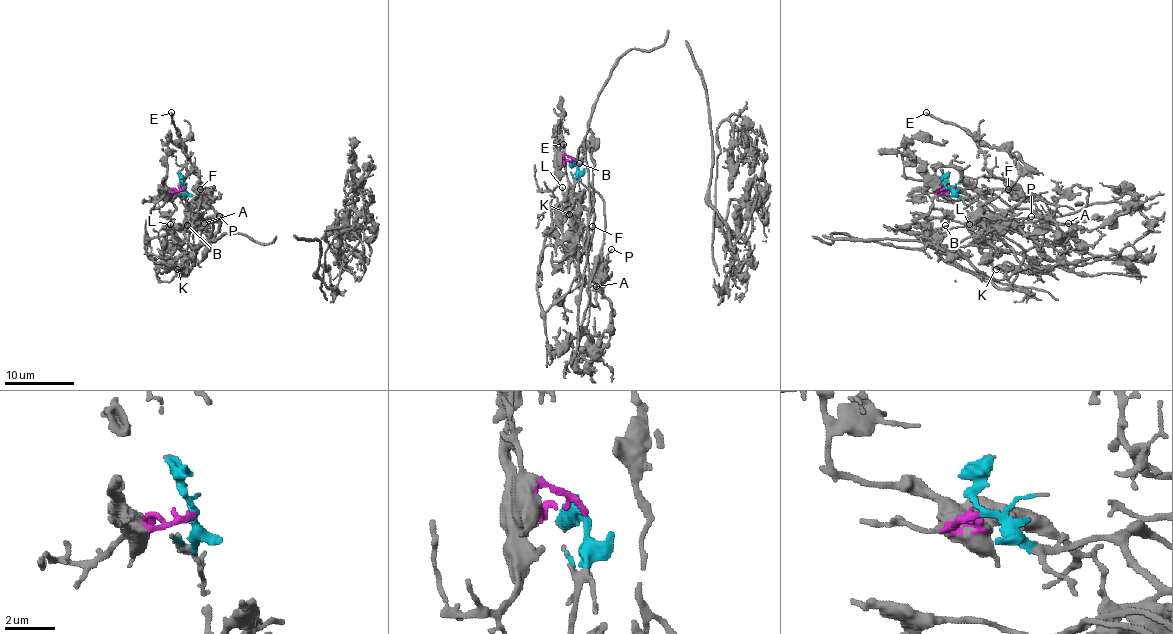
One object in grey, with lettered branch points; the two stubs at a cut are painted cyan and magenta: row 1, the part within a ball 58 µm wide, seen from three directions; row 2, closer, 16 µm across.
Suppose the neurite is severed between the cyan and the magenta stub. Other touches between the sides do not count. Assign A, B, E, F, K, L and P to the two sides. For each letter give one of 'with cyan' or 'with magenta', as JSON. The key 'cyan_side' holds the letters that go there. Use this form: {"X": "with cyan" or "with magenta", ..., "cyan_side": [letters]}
{"A": "with cyan", "B": "with cyan", "E": "with cyan", "F": "with cyan", "K": "with cyan", "L": "with cyan", "P": "with cyan", "cyan_side": ["A", "B", "E", "F", "K", "L", "P"]}

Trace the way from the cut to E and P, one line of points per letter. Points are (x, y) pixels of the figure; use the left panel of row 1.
E: (185, 187), (181, 198), (180, 194), (188, 210), (181, 189), (181, 179), (187, 173), (187, 156), (171, 113)
P: (185, 187), (180, 198), (187, 208), (213, 220), (209, 236), (207, 224), (220, 217)

